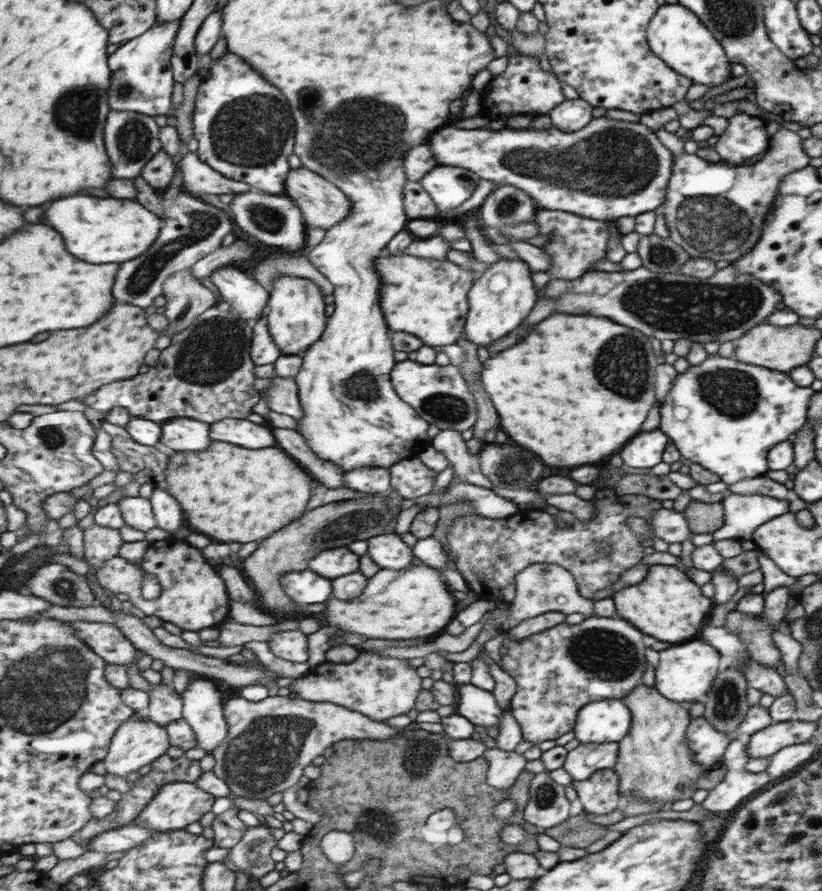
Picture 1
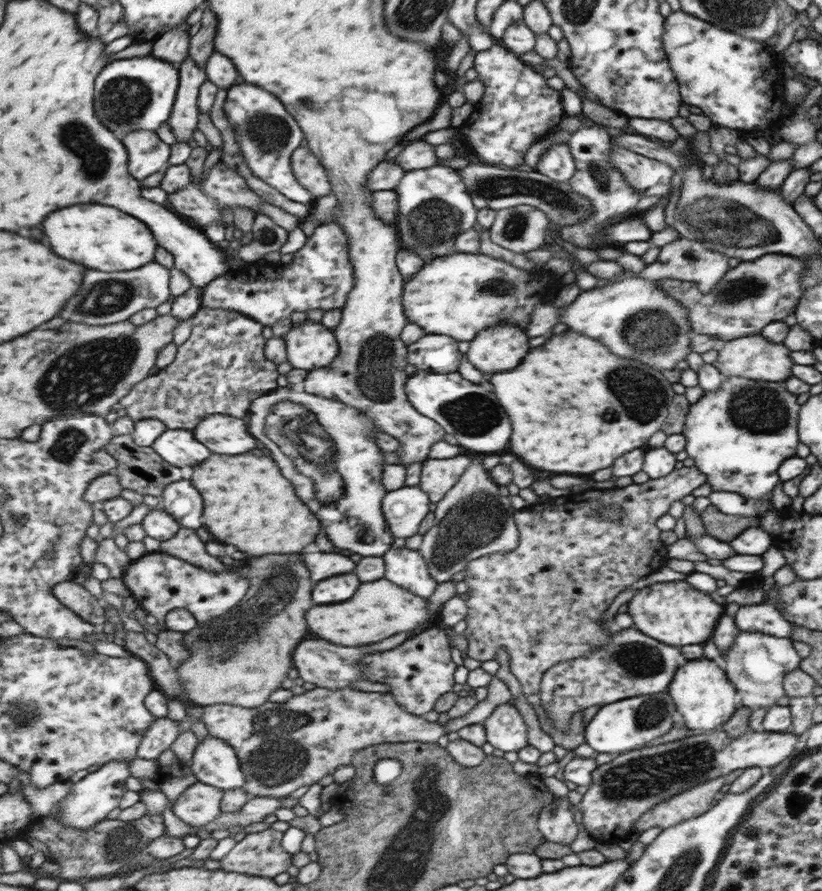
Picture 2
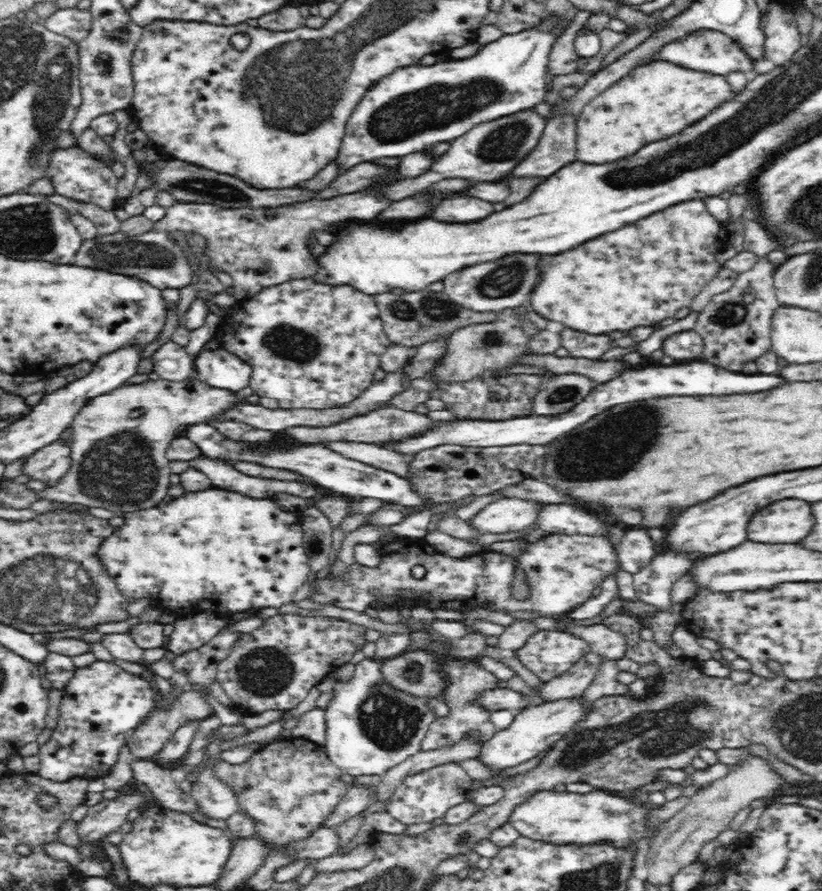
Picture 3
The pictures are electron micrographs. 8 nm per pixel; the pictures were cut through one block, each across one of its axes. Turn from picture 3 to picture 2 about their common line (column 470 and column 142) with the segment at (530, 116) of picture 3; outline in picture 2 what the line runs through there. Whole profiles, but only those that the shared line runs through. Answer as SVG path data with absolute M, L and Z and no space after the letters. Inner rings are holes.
M152 130L131 131L122 141L130 155L131 176L143 182L157 171L166 171L172 153L172 145L165 144Z

